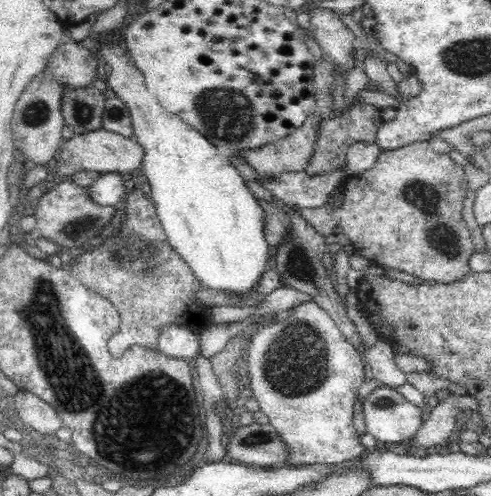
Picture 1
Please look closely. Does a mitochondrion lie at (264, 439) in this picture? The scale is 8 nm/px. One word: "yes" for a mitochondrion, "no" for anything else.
yes

